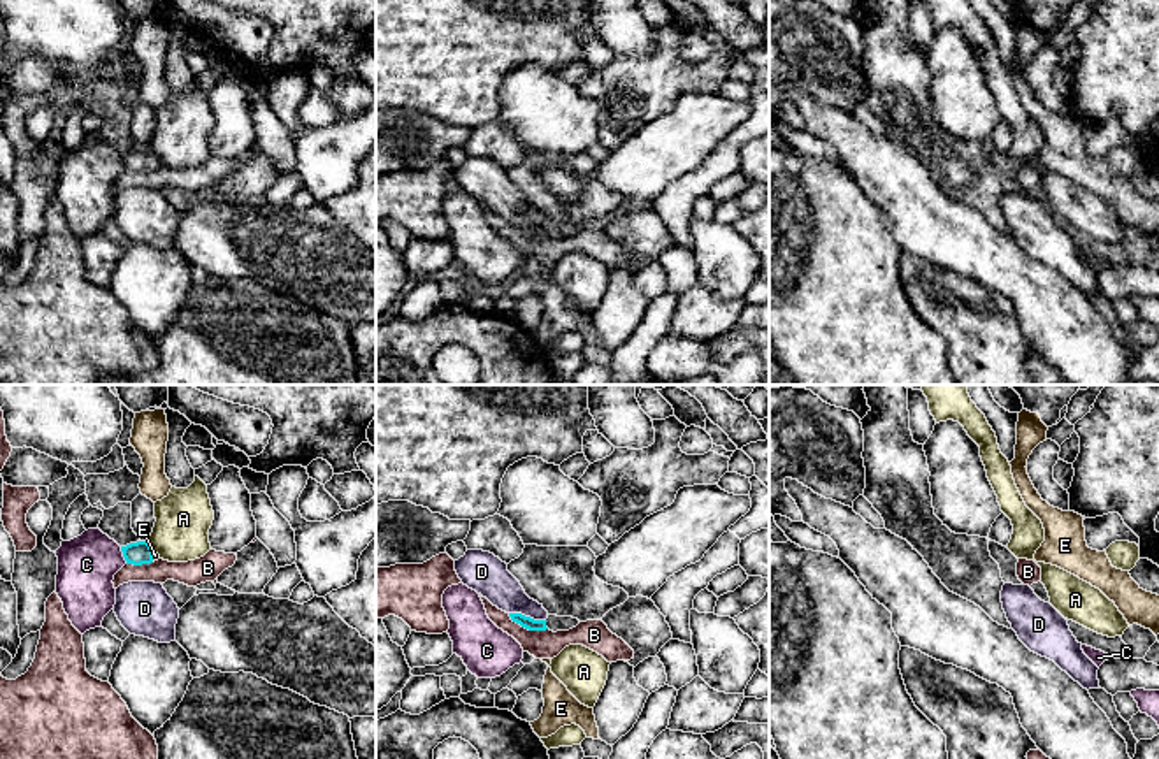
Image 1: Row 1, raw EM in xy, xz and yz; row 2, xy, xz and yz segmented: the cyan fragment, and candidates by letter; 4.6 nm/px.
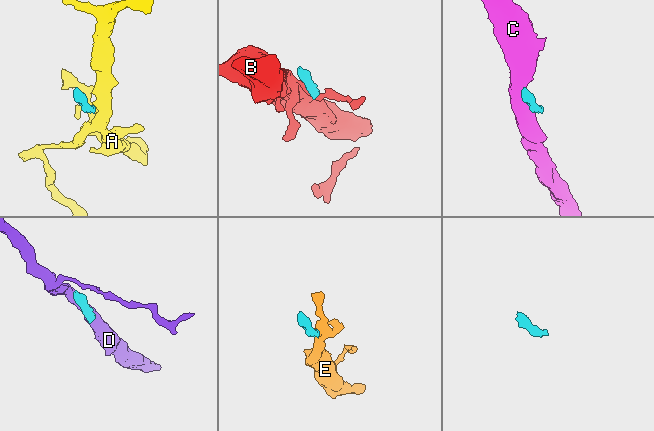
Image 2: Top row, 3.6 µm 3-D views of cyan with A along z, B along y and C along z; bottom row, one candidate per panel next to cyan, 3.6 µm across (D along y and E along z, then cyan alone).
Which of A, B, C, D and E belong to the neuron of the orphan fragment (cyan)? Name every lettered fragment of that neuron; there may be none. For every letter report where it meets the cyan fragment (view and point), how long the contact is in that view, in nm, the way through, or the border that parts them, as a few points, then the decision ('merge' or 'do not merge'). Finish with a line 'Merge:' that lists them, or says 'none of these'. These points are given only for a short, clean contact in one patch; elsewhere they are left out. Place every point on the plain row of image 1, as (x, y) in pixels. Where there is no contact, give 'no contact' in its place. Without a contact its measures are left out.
A: xy (150, 151) | 50 nm | along xy (146, 148), (153, 155) | do not merge
B: xz (527, 234) | 200 nm | along xz (508, 220), (529, 236), (547, 236) | do not merge
C: xy (123, 162) | 90 nm | do not merge
D: xz (527, 224) | 170 nm | do not merge
E: xy (151, 162) | 60 nm | across xy (141, 159), (151, 162), (155, 162) | merge
Merge: E

